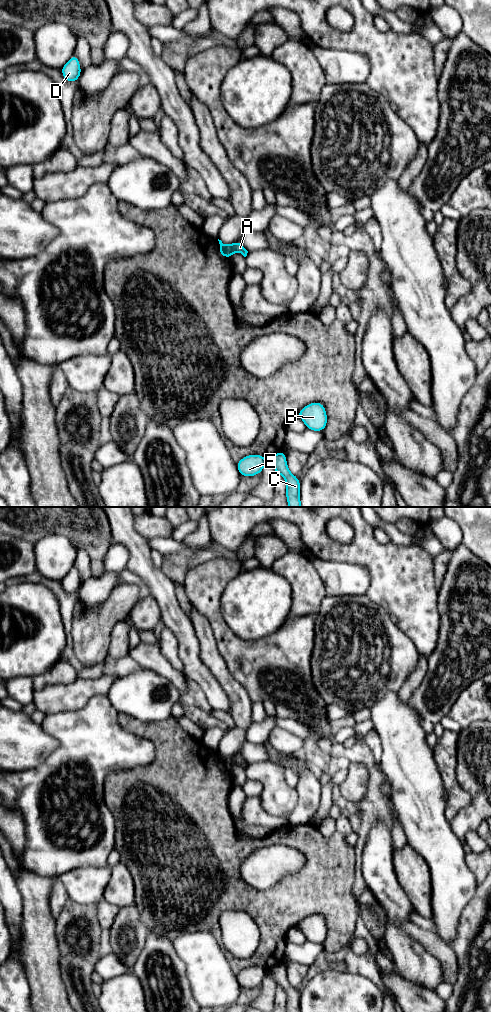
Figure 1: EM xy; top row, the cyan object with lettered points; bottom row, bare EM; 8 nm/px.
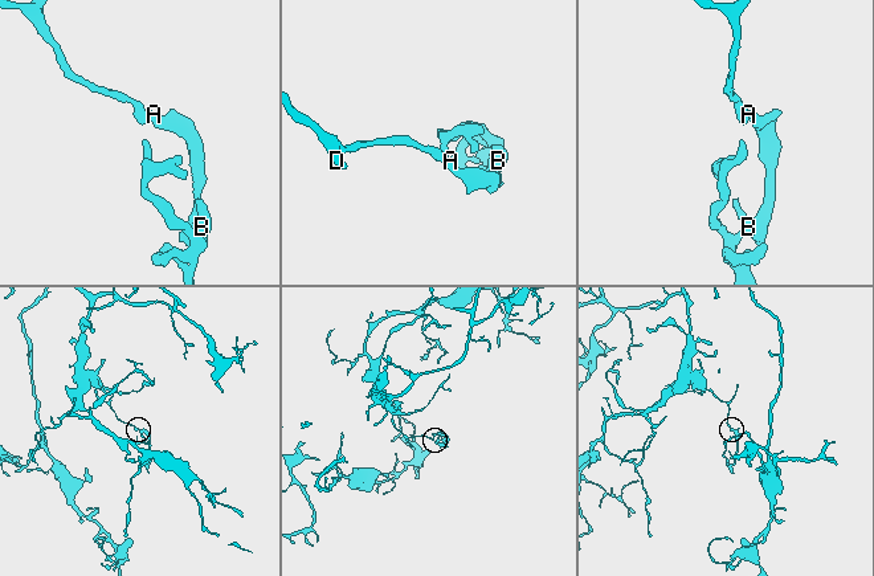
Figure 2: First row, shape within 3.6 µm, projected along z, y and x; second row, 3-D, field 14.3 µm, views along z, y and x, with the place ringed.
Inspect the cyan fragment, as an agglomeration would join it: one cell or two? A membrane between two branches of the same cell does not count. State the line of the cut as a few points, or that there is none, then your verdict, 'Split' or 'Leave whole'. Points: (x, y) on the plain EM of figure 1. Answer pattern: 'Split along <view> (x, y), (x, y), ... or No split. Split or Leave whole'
Split along xy (230, 757), (232, 764). Split

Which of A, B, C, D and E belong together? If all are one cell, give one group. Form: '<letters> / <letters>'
A B C E / D

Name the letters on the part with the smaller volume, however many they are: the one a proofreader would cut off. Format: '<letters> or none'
A, B, C, E

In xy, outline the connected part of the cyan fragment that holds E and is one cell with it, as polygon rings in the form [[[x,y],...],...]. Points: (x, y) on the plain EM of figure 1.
[[[254,966],[242,970],[236,977],[240,987],[251,989],[261,985],[265,975],[265,969]]]

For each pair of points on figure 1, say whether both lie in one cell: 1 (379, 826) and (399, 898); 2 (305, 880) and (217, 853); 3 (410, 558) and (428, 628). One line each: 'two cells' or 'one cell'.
1: one cell
2: one cell
3: one cell

